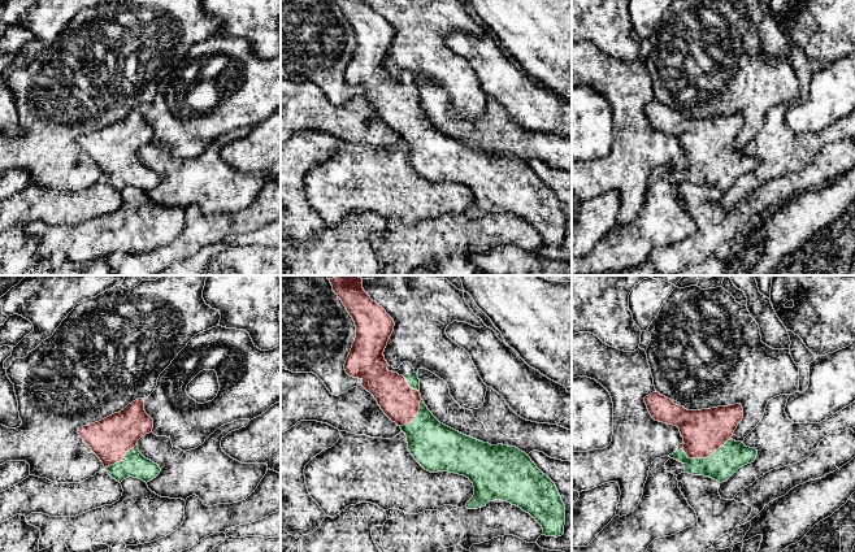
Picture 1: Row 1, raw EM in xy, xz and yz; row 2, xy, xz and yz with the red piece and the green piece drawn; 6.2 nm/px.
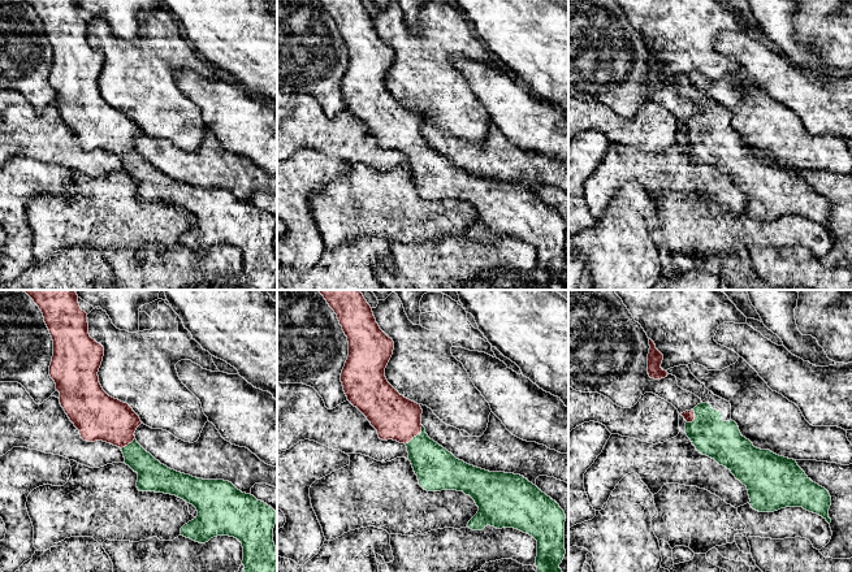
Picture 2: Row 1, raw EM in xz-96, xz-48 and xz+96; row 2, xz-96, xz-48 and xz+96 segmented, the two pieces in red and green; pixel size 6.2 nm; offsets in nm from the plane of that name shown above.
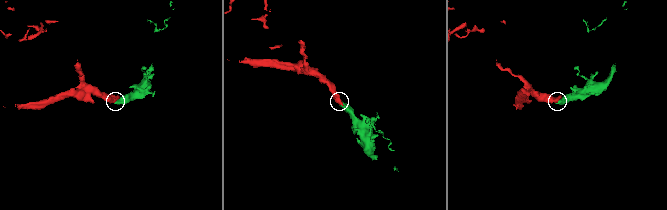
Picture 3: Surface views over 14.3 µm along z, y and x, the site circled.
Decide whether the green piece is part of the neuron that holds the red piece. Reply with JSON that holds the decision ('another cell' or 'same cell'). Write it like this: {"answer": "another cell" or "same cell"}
{"answer": "same cell"}

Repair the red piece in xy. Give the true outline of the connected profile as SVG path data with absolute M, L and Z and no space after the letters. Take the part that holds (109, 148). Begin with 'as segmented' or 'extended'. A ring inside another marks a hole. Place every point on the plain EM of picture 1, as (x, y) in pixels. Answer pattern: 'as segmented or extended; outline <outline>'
extended; outline M138 108L118 122L81 136L78 143L113 188L121 192L133 186L147 192L161 178L139 161L136 152L152 138L153 129L144 119L144 108Z

